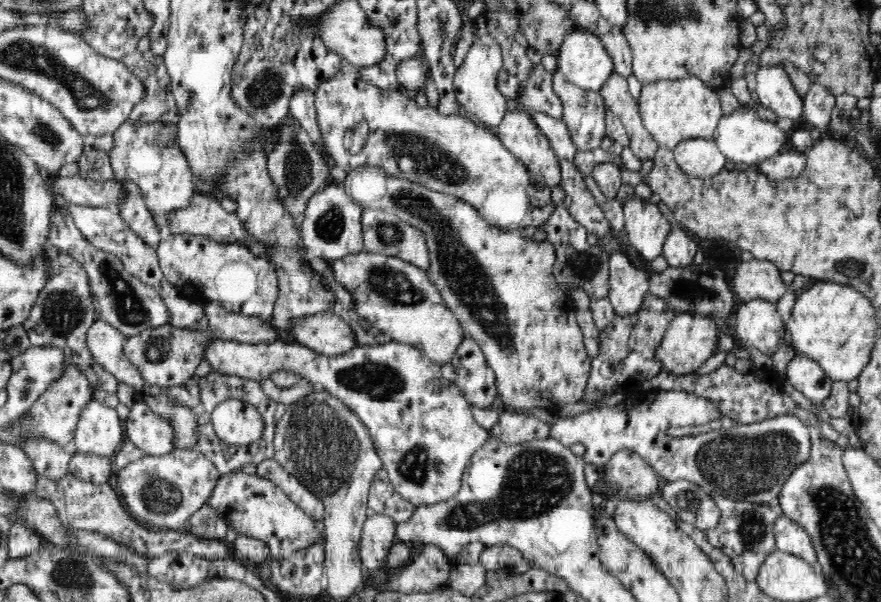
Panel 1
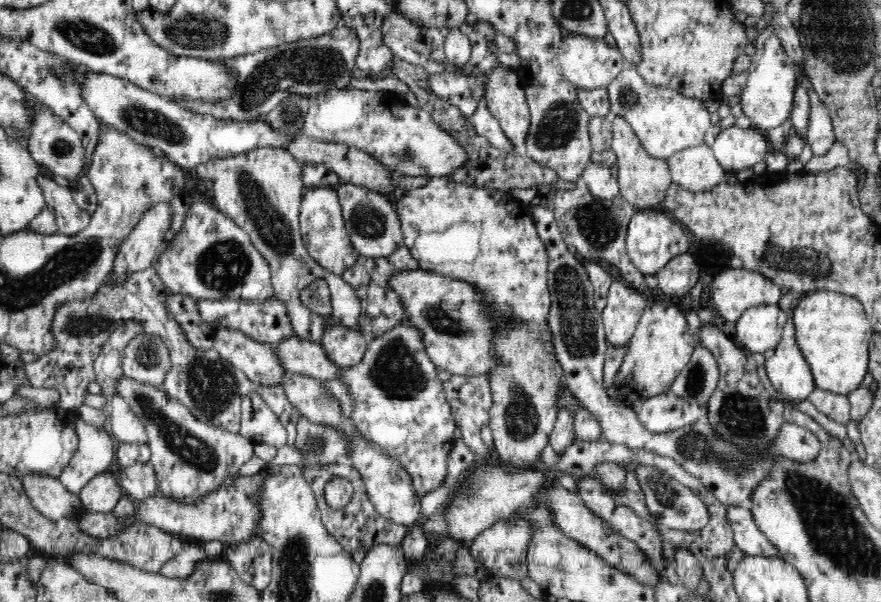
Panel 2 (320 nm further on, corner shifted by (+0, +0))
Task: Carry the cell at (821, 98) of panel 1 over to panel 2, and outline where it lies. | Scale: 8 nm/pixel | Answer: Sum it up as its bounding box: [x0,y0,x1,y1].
[805,87,836,156]

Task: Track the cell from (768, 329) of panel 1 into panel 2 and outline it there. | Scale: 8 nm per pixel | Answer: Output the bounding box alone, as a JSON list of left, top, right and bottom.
[733,304,791,355]

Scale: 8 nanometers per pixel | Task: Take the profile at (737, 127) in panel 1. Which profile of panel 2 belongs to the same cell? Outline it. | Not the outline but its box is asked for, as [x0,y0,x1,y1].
[711,125,772,173]

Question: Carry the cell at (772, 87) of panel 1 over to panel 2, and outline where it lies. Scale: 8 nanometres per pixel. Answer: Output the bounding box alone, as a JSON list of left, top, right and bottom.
[740,25,798,132]

